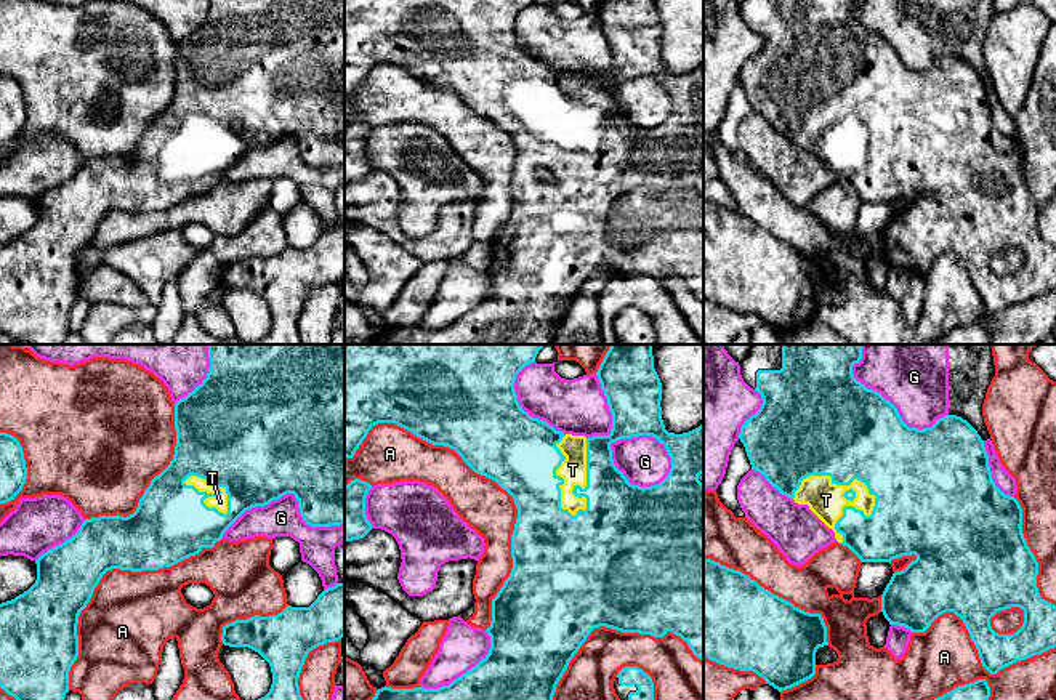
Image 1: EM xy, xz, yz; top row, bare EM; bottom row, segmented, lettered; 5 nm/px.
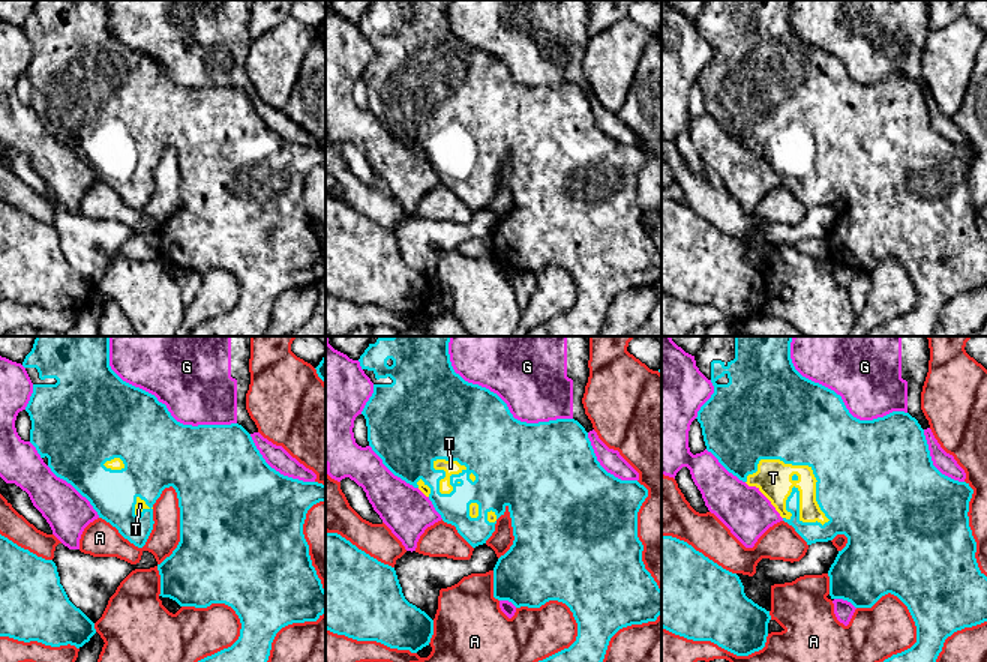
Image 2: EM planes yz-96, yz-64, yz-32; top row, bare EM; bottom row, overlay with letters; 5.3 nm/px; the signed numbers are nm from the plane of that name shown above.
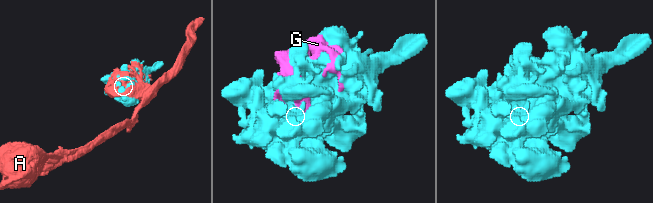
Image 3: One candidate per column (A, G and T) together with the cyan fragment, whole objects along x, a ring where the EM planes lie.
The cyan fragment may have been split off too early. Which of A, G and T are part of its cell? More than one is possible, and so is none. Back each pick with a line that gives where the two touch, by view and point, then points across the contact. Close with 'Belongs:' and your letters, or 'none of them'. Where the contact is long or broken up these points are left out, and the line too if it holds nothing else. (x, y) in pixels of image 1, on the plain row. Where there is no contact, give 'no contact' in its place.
T: meets cyan in yz at (832, 120)
Belongs: T

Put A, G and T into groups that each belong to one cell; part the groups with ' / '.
A G / T

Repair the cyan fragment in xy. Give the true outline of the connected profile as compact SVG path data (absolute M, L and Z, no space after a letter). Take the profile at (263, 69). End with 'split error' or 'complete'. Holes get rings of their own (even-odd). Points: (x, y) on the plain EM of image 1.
M210 0L207 19L186 38L175 45L176 86L170 106L155 117L139 139L133 155L99 157L85 160L79 173L64 184L48 191L37 202L35 224L11 242L0 245L0 330L19 344L62 344L69 333L69 312L79 298L79 256L90 243L95 229L107 211L131 213L171 208L204 189L213 189L224 173L248 151L266 147L287 135L293 135L303 162L311 168L345 165L345 0Z; split error

